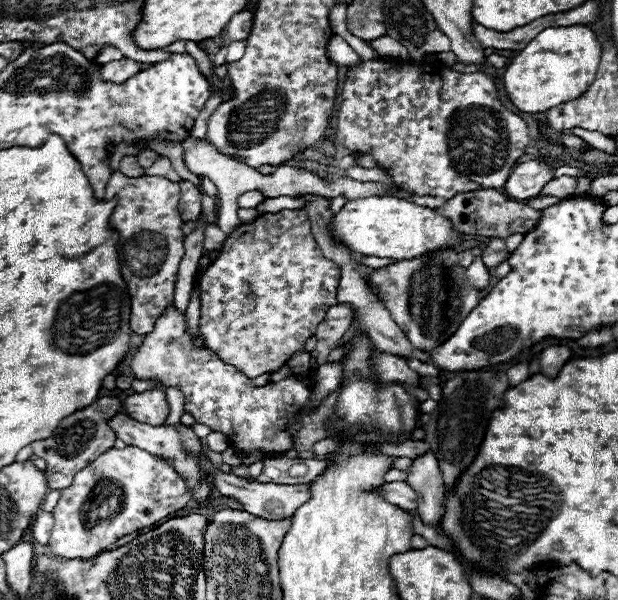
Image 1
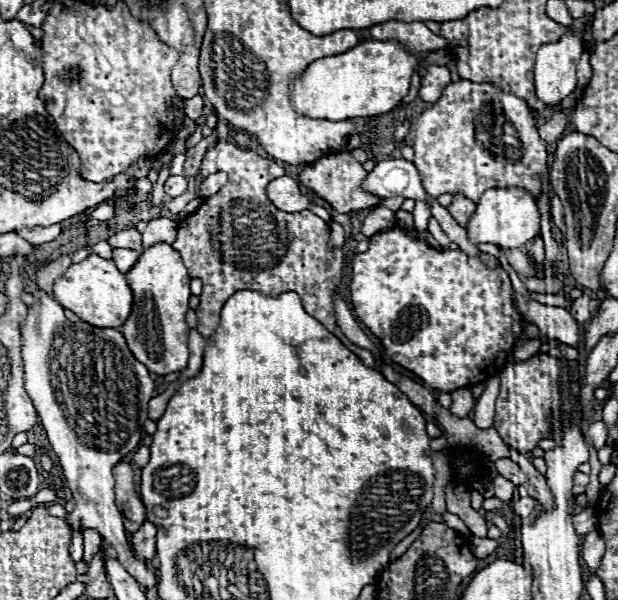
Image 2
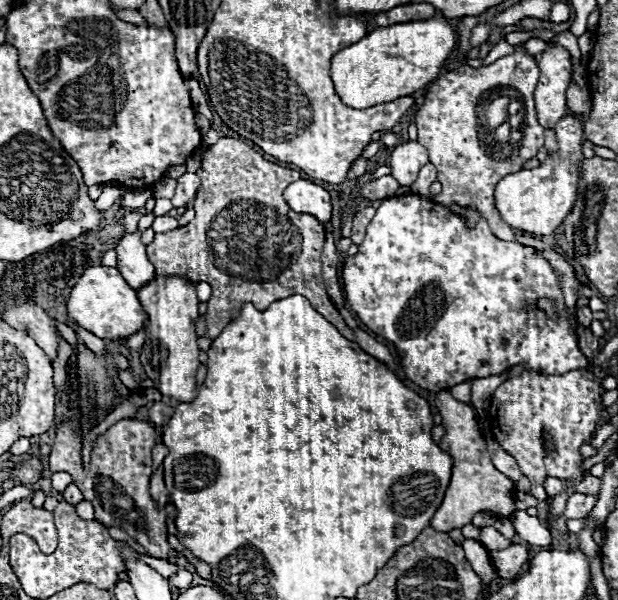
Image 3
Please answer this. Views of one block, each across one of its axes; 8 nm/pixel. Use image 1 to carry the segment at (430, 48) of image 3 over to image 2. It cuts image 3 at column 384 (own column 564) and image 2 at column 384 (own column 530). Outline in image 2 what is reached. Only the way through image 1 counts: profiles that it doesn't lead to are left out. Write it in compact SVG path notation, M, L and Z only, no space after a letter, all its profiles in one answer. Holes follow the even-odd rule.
M366 40L356 48L326 56L308 66L308 70L292 82L292 104L310 118L346 120L390 112L410 90L410 78L420 58L408 52L396 40Z

